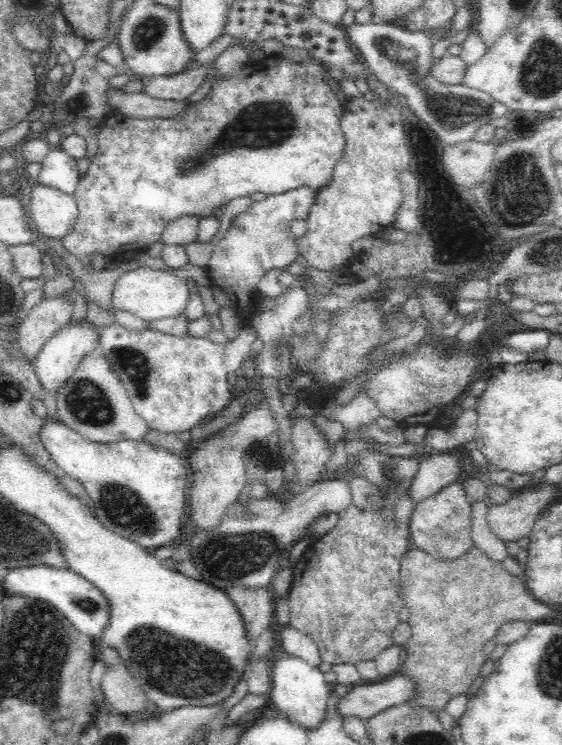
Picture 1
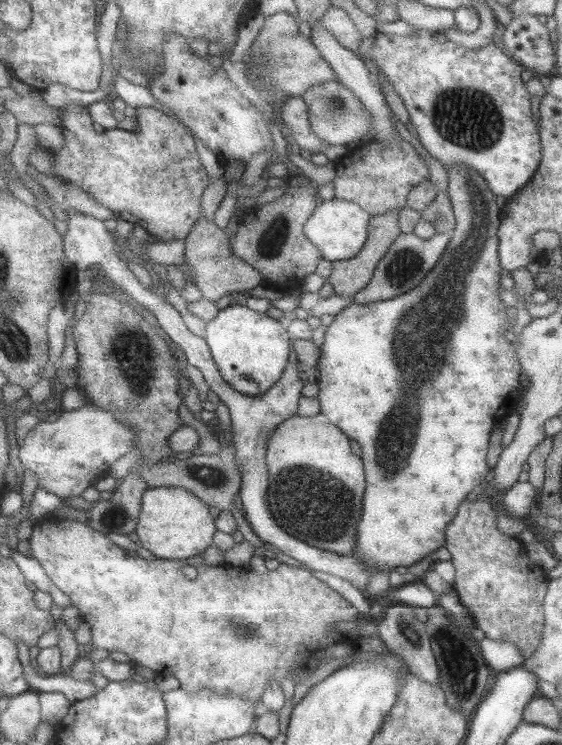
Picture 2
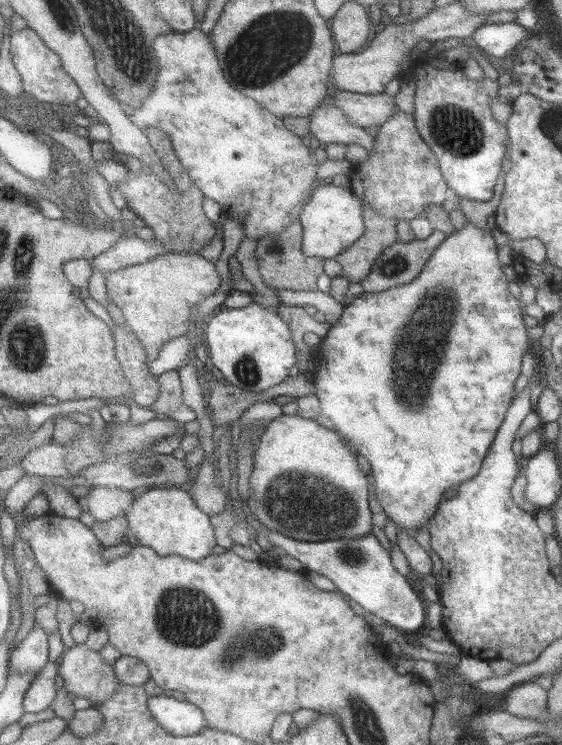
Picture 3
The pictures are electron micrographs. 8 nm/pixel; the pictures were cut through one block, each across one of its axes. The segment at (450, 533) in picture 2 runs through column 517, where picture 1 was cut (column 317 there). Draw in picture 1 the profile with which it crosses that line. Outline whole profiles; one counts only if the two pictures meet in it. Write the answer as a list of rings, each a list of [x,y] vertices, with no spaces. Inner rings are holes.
[[[372,446],[359,452],[345,465],[352,477],[370,481],[383,492],[381,507],[360,509],[354,503],[339,512],[334,528],[318,536],[290,568],[293,583],[288,596],[291,626],[314,640],[320,651],[321,662],[338,665],[355,664],[362,660],[373,660],[380,652],[394,645],[392,634],[400,624],[400,609],[405,606],[400,592],[400,560],[409,548],[413,548],[408,524],[414,512],[414,501],[410,499],[410,488],[418,473],[420,462],[417,456],[392,456],[386,450],[372,450]]]

